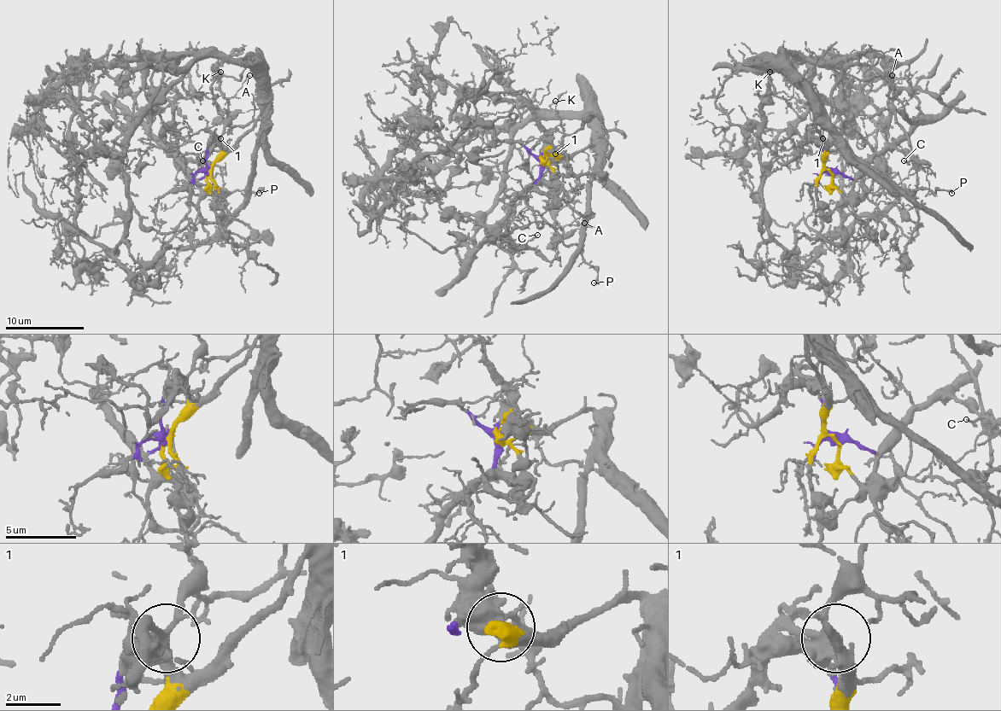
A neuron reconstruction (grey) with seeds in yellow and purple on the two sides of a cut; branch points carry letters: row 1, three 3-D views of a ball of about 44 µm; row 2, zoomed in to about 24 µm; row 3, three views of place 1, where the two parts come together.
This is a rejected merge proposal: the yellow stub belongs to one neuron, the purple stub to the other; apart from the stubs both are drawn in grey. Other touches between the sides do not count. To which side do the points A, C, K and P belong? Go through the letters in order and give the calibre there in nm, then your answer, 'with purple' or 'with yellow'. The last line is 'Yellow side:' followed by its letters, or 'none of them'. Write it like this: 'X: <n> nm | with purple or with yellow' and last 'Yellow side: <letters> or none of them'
A: 130 nm | with yellow
C: 150 nm | with yellow
K: 130 nm | with yellow
P: 180 nm | with purple
Yellow side: A, C, K

